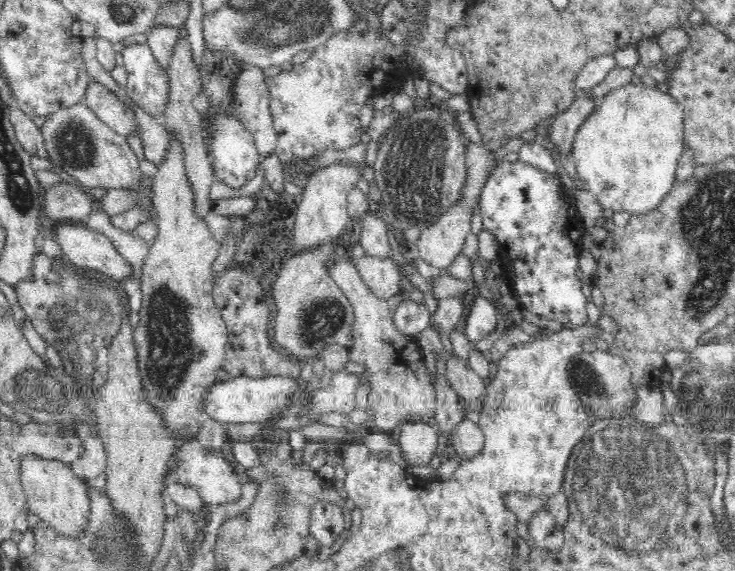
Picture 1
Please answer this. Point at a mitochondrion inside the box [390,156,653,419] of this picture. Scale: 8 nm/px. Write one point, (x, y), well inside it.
(583, 376)

